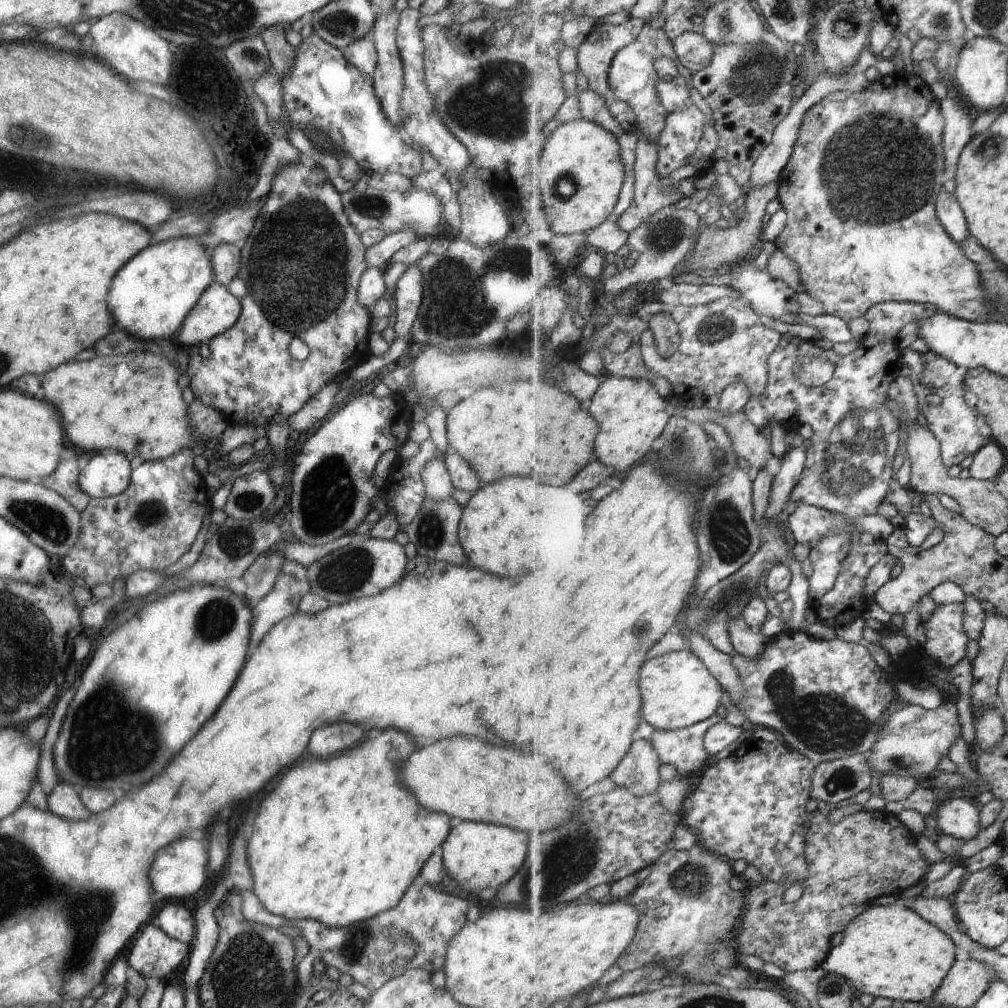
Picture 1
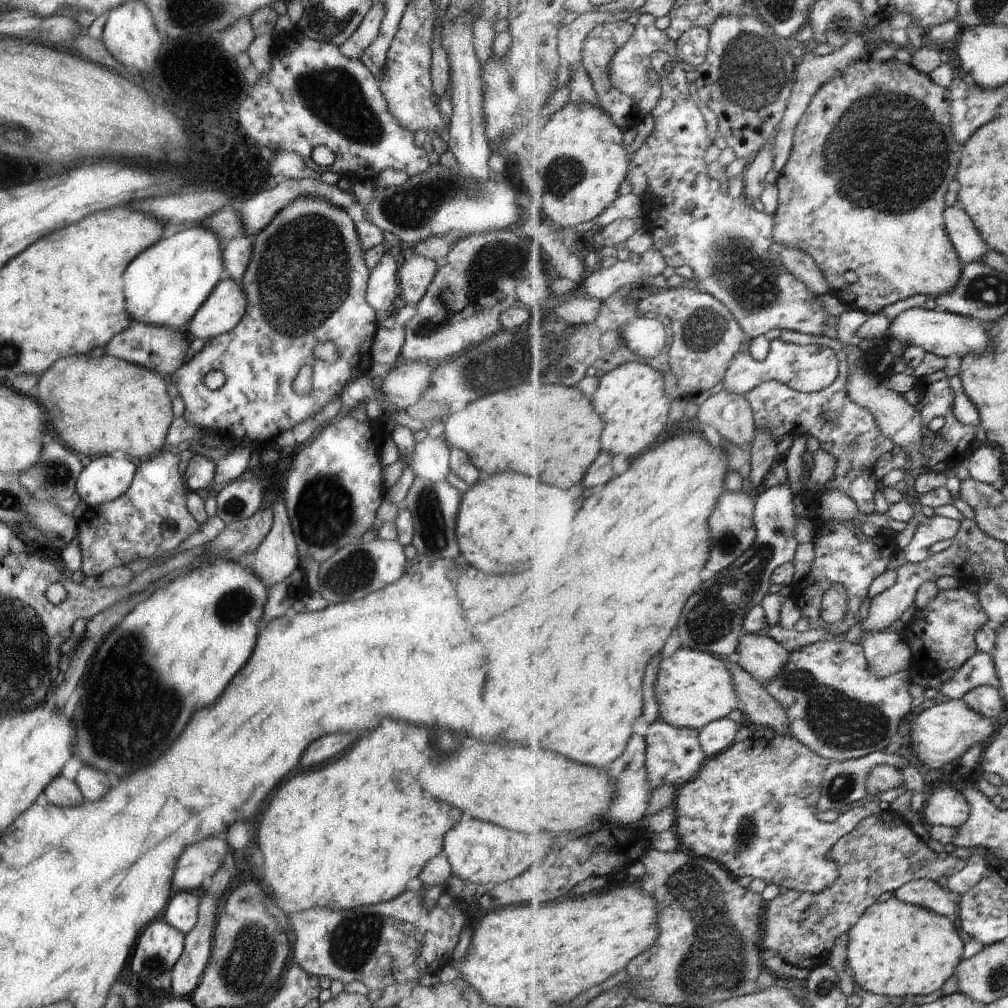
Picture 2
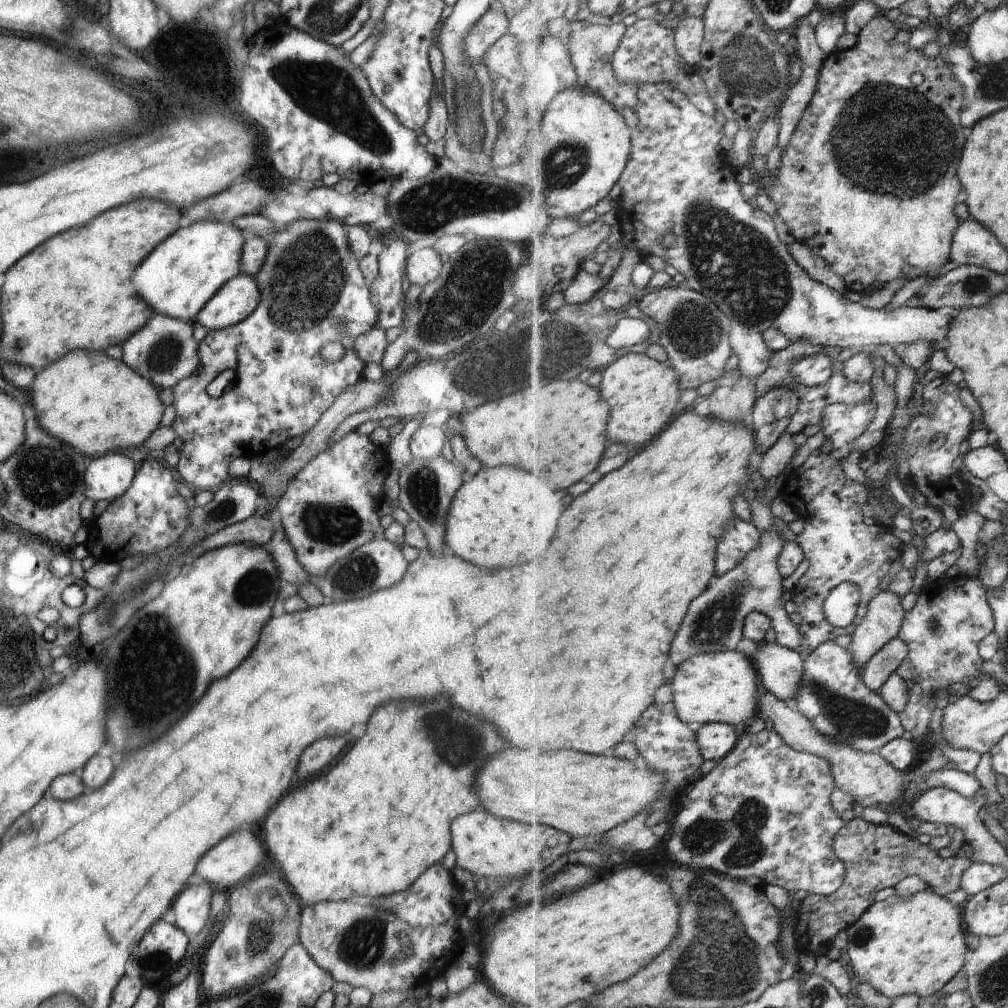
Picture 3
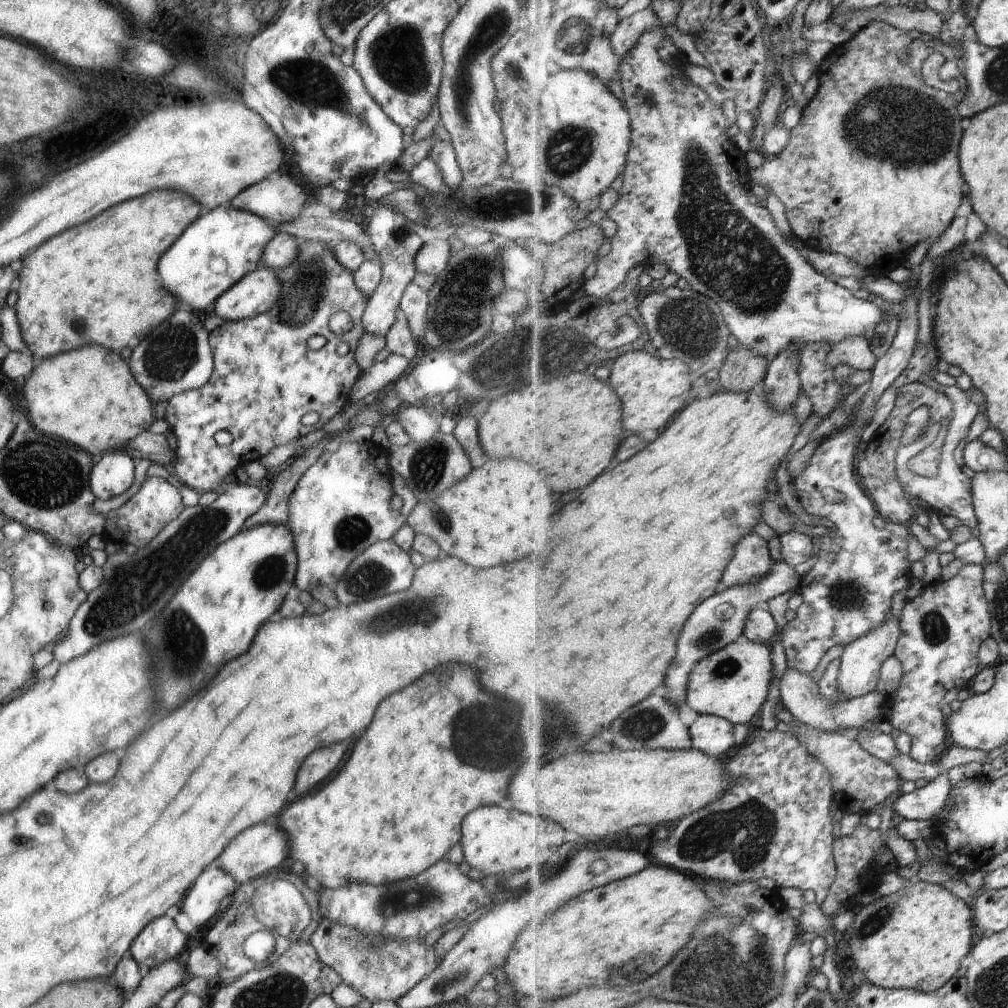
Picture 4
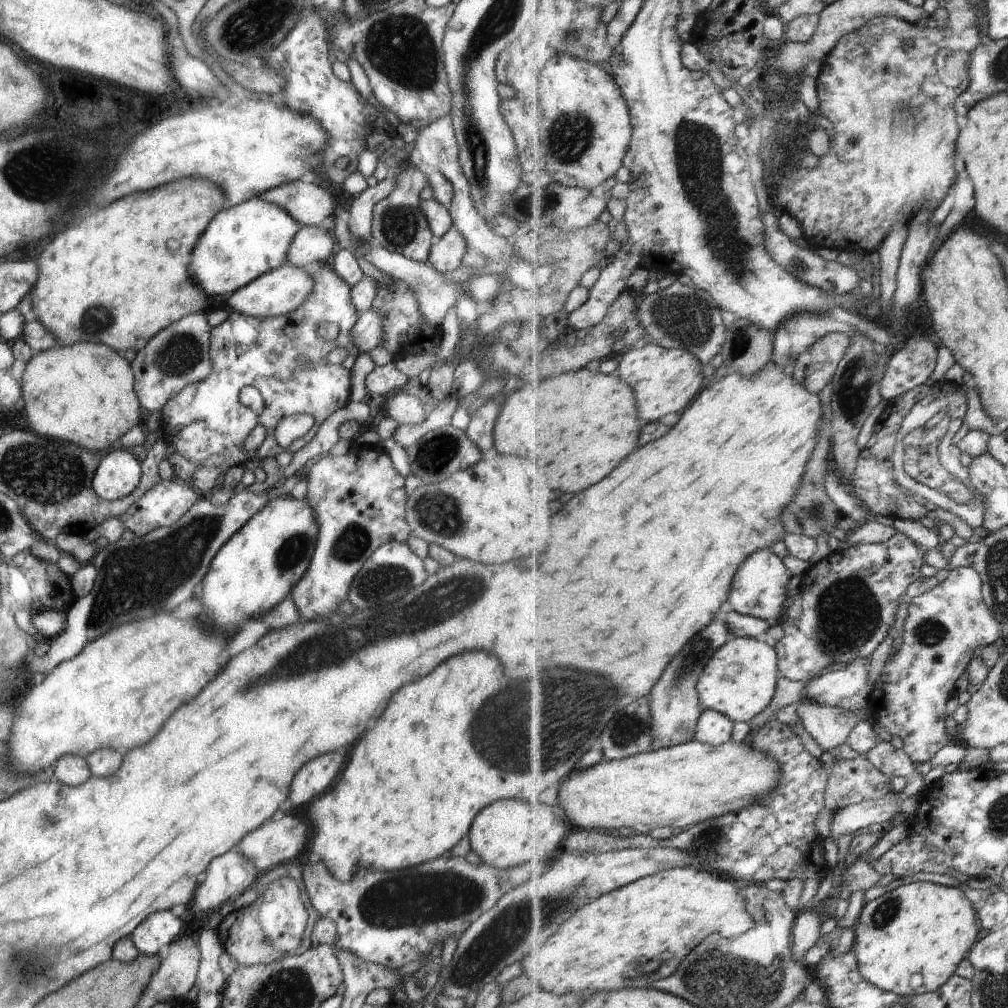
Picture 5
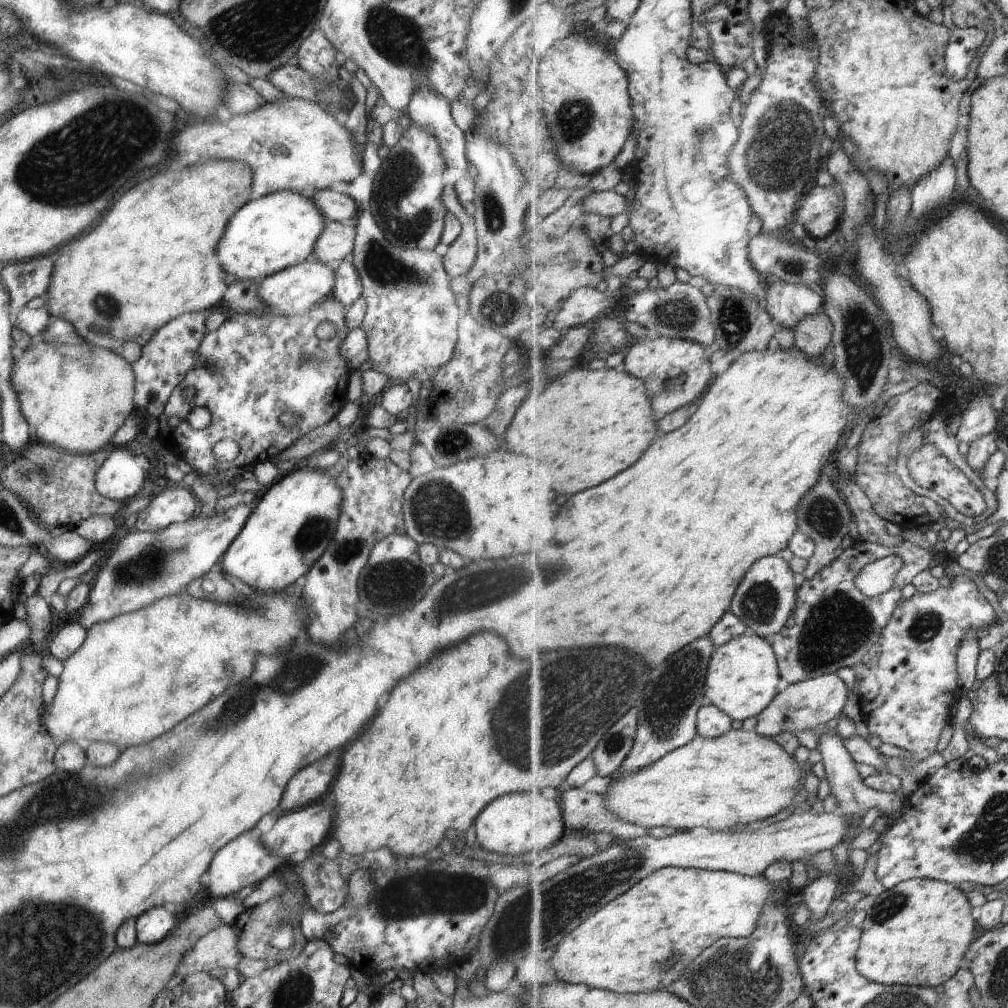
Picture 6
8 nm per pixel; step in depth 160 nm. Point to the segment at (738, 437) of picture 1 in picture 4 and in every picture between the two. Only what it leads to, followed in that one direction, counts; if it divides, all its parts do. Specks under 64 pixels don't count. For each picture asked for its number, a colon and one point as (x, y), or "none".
2: (731, 414)
3: (733, 399)
4: (744, 370)

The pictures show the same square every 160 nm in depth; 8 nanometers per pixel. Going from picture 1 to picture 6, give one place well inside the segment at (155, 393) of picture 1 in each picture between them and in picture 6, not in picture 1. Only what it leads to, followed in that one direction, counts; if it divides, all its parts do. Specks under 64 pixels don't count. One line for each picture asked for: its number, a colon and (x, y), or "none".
2: (97, 405)
3: (96, 405)
4: (87, 395)
5: (82, 393)
6: (73, 396)

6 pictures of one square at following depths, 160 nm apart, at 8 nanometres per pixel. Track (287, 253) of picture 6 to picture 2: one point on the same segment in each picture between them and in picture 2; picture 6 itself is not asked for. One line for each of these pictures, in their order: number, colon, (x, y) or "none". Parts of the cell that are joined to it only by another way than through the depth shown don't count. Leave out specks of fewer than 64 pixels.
2: (164, 284)
3: (182, 272)
4: (216, 250)
5: (243, 241)

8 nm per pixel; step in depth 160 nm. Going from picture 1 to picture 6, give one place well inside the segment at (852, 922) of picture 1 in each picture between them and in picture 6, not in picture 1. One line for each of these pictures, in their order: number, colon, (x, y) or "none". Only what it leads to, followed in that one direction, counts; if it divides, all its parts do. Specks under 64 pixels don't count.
2: (896, 949)
3: (915, 945)
4: (917, 938)
5: (910, 940)
6: (917, 933)

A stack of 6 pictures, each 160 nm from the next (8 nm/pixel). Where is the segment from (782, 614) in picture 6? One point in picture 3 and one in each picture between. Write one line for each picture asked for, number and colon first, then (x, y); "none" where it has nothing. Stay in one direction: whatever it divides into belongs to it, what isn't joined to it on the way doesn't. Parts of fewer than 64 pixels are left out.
3: (741, 537)
4: (753, 560)
5: (760, 587)

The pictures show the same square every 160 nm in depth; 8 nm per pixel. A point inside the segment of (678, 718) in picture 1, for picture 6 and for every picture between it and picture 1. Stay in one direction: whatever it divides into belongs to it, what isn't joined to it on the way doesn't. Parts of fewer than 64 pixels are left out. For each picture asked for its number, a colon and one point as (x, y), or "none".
2: (692, 688)
3: (724, 687)
4: (733, 683)
5: (740, 681)
6: (743, 676)

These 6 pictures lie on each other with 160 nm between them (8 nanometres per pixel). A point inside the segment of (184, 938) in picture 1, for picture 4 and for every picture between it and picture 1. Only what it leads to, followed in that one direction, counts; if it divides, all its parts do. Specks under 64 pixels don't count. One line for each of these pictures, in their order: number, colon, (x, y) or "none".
2: (181, 911)
3: (190, 908)
4: (202, 899)

